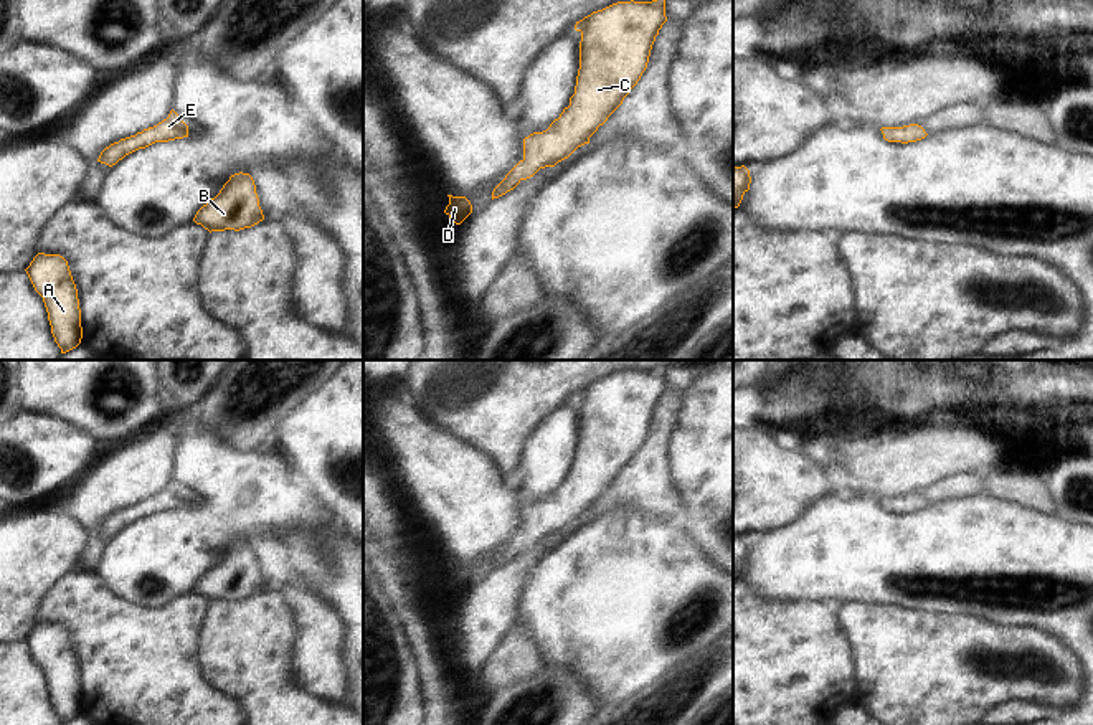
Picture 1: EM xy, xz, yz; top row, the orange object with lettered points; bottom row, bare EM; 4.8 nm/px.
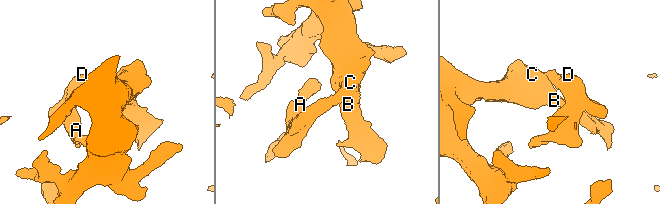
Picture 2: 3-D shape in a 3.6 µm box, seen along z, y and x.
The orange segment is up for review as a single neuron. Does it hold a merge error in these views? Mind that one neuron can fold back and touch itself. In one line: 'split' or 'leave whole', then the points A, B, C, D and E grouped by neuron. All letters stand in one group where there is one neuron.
leave whole | A B C D E

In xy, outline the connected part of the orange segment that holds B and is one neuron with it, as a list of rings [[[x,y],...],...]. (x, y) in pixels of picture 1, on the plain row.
[[[234,543],[223,555],[220,563],[203,575],[193,591],[205,599],[244,599],[264,590],[256,563],[254,550],[249,543]]]

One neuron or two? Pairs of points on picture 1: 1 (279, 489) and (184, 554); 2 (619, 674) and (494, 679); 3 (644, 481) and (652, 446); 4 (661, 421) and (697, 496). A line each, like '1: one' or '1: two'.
1: one
2: two
3: one
4: two

